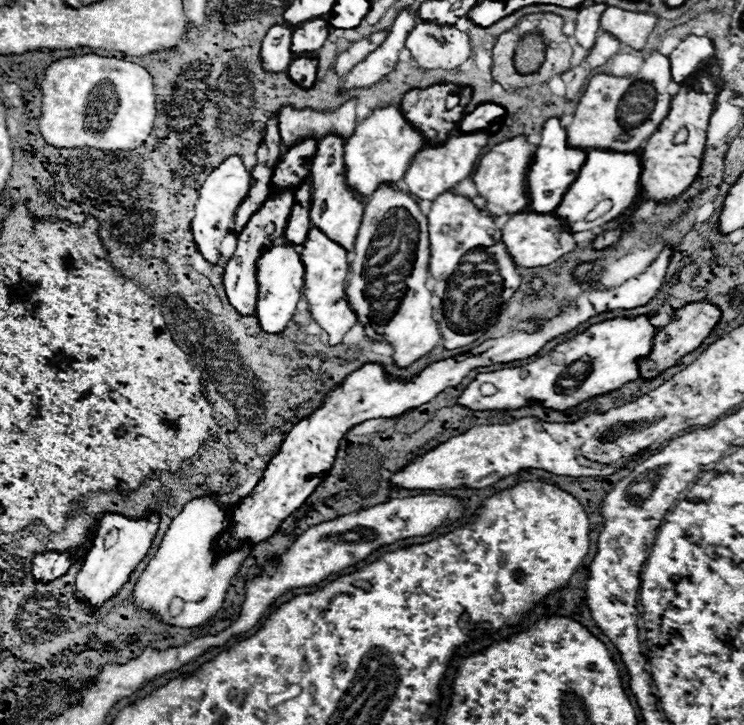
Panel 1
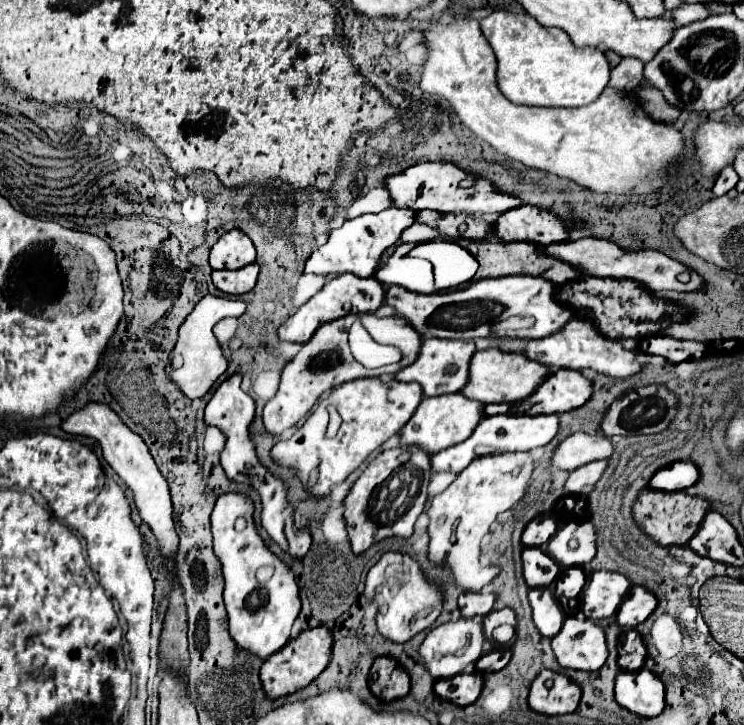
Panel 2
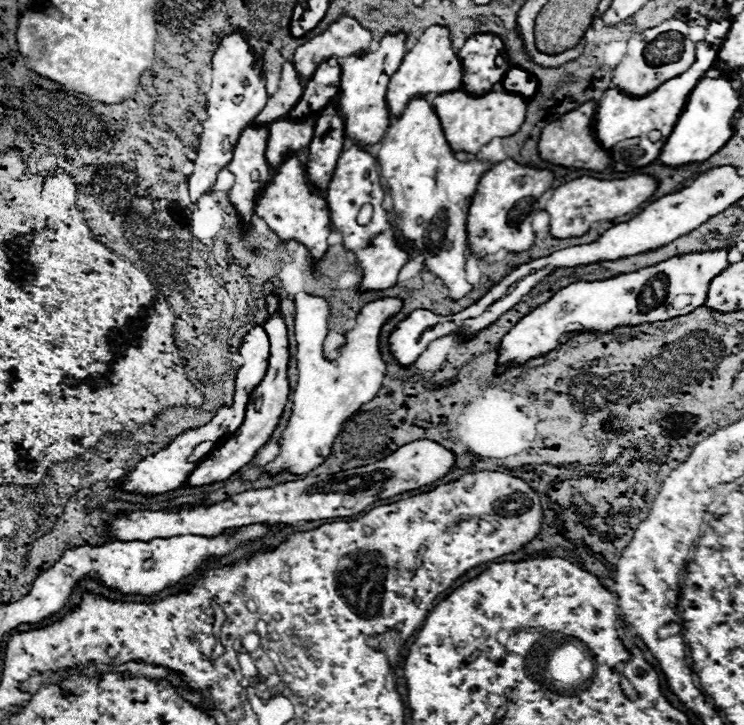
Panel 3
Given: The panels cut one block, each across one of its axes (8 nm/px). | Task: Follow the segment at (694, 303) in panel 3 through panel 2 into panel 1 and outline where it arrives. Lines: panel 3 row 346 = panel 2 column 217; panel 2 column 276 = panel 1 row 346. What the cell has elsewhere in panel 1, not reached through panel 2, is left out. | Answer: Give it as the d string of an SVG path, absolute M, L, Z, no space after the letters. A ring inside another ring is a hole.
M646 316L638 318L614 318L590 326L580 336L572 338L566 344L556 346L550 354L522 366L522 368L504 368L496 372L478 374L474 382L458 398L458 404L468 410L512 410L524 408L524 402L538 402L550 410L570 410L590 400L618 390L630 380L638 378L638 358L648 356L652 350L652 336L656 330L650 326ZM482 384L494 384L496 394L484 396L480 392Z

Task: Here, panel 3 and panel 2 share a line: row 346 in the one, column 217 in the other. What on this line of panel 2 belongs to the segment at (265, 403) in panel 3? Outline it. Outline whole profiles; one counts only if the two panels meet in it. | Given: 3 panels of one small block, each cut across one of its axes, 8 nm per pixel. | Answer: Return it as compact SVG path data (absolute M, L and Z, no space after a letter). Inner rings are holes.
M248 264L244 268L238 270L214 270L212 272L212 282L218 290L222 290L224 294L244 294L250 292L256 286L258 280L258 264Z

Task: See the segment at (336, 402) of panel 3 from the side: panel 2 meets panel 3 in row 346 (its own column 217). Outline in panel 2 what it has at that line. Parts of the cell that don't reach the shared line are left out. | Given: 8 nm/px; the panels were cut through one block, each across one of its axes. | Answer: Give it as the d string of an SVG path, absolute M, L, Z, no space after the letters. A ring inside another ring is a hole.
M208 294L196 304L196 308L186 318L186 322L180 326L178 342L170 354L166 372L188 398L192 400L202 398L214 386L214 382L226 372L226 358L222 356L222 348L212 328L216 322L220 322L226 316L242 316L244 310L246 310L246 304L242 300L228 300L228 298L218 298Z

